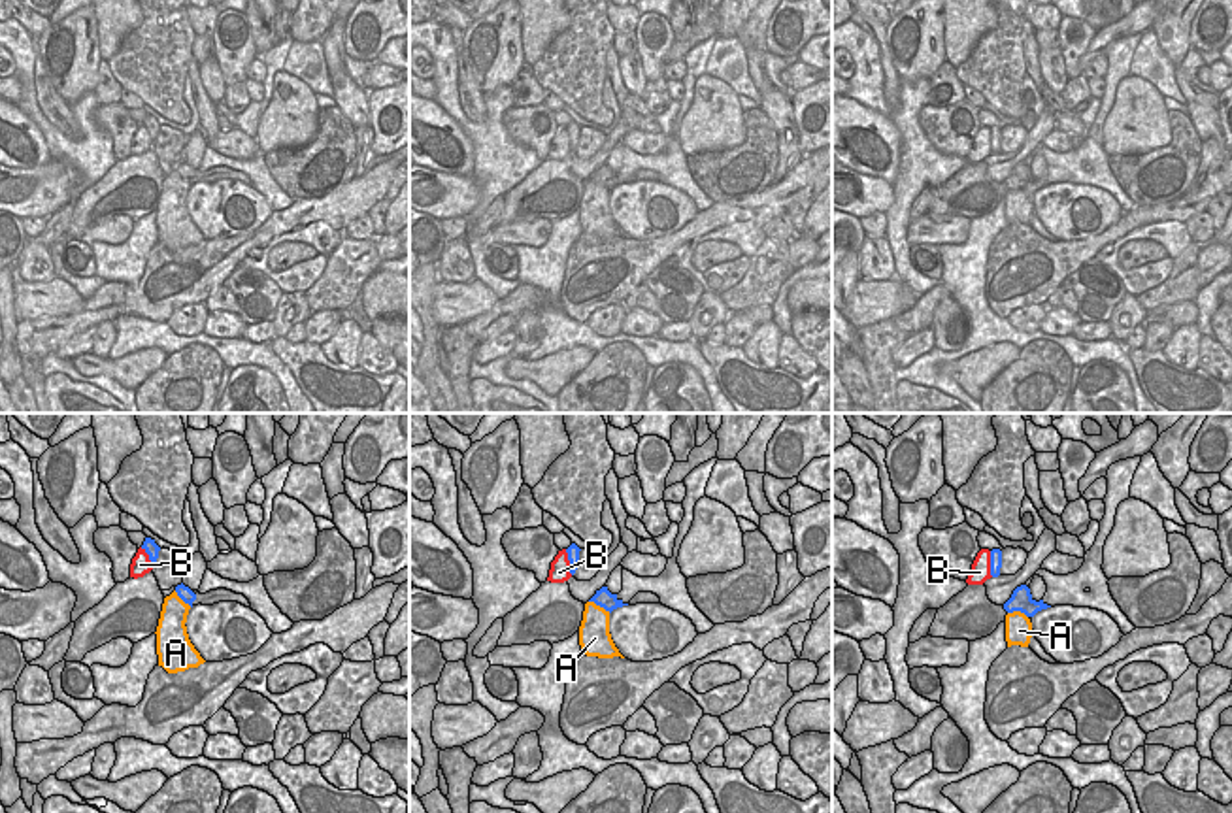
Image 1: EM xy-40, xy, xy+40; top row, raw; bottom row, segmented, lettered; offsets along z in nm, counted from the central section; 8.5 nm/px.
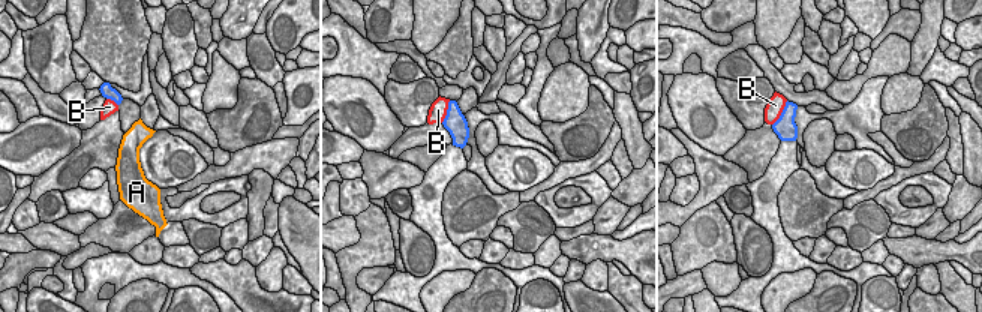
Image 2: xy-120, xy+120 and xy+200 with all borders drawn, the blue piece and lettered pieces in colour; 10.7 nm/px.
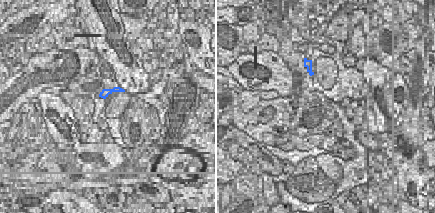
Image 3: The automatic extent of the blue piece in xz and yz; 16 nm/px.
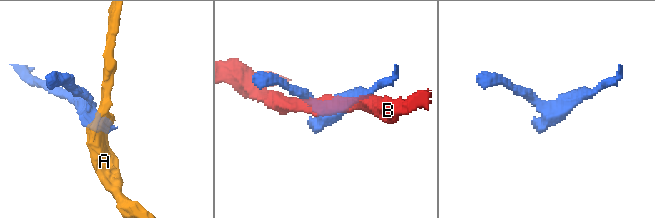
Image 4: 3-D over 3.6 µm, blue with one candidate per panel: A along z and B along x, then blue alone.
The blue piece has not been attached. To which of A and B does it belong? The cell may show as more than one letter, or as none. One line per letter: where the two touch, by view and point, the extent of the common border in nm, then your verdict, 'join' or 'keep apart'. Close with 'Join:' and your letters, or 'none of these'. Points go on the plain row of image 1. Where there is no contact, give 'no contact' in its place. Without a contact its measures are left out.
A: xy (600, 183) | 220 nm | keep apart
B: xy (570, 140) | 240 nm | keep apart
Join: none of these

